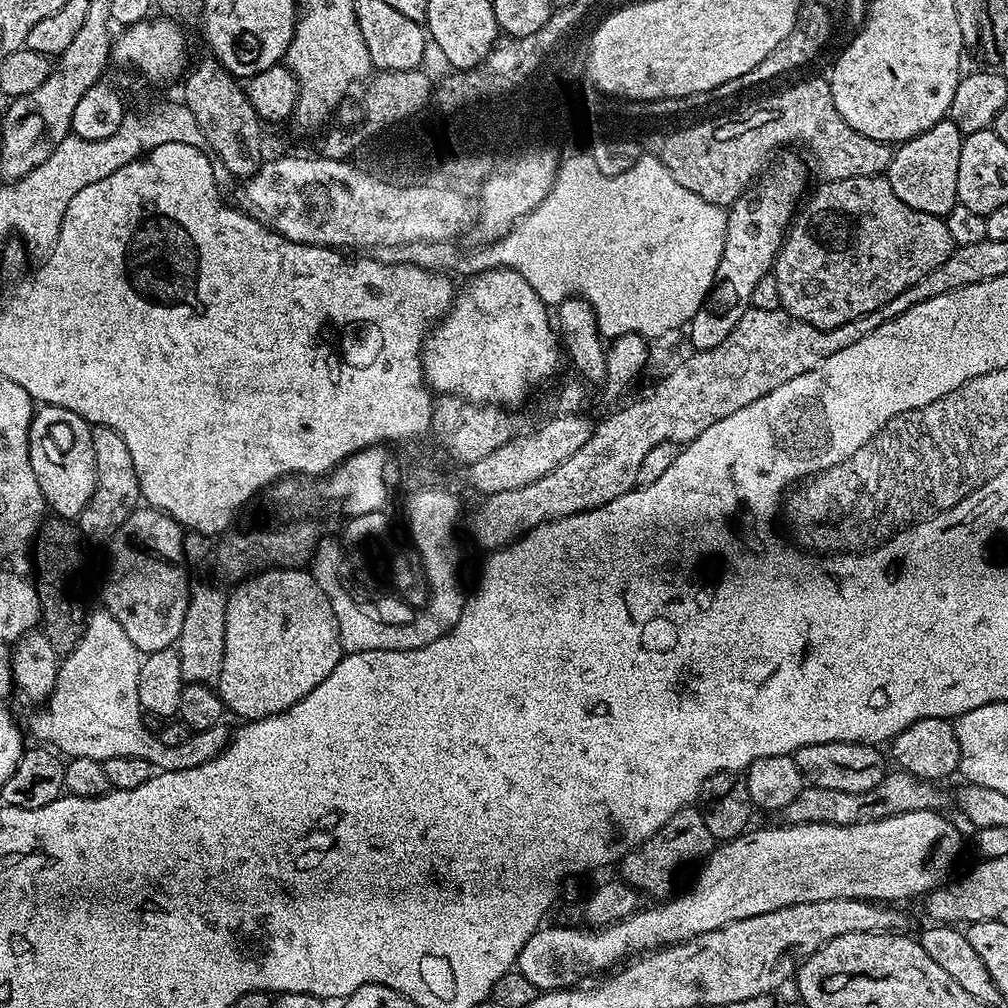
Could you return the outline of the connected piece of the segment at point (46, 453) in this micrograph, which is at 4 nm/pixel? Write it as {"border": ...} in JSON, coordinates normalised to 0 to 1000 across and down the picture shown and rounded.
{"border":[[[46,401],[35,406],[28,432],[30,462],[34,462],[43,499],[48,499],[60,512],[78,513],[95,485],[91,427],[92,422],[86,417],[64,405]]]}

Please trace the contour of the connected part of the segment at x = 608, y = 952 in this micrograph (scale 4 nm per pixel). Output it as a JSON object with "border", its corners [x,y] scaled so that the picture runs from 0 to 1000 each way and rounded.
{"border":[[[907,804],[858,817],[786,817],[782,821],[739,824],[730,832],[715,836],[714,842],[711,845],[709,842],[697,854],[698,862],[691,867],[690,878],[676,889],[668,888],[658,895],[648,896],[651,897],[648,901],[640,905],[632,903],[623,912],[594,923],[575,925],[574,920],[537,920],[524,932],[522,938],[518,938],[514,962],[533,982],[555,982],[572,975],[575,956],[579,960],[606,961],[606,956],[618,948],[673,937],[687,929],[712,923],[724,913],[748,911],[785,897],[823,891],[885,895],[883,893],[897,893],[900,889],[916,890],[939,870],[937,868],[952,849],[952,825],[933,809],[937,808],[929,804]]]}

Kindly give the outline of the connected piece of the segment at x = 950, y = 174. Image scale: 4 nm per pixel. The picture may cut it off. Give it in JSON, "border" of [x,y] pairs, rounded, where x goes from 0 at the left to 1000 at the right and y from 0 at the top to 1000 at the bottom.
{"border":[[[939,117],[932,119],[927,125],[923,125],[923,129],[896,140],[886,150],[885,160],[881,162],[879,172],[881,184],[887,188],[887,192],[891,192],[891,196],[895,196],[895,200],[899,200],[899,204],[924,214],[940,215],[942,208],[946,208],[946,204],[950,200],[948,197],[950,192],[950,161],[955,144],[956,135],[950,129],[950,125],[946,125]]]}

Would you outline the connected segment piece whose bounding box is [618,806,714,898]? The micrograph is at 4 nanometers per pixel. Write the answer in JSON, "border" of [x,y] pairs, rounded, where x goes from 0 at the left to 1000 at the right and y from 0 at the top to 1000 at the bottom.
{"border":[[[693,801],[678,802],[673,804],[673,808],[669,808],[669,812],[665,812],[665,815],[661,815],[661,819],[657,819],[648,829],[641,831],[632,841],[626,841],[619,848],[618,853],[613,857],[616,865],[614,868],[619,876],[627,878],[632,886],[639,888],[640,885],[643,889],[651,889],[647,891],[662,890],[671,877],[671,868],[682,857],[701,850],[704,845],[702,836],[707,836],[707,833],[704,823],[700,823],[700,815],[696,812]]]}

